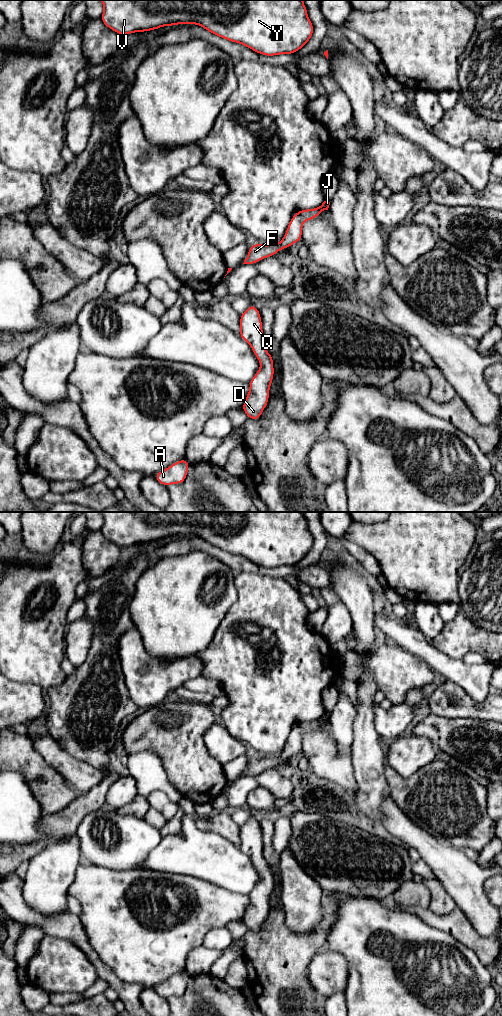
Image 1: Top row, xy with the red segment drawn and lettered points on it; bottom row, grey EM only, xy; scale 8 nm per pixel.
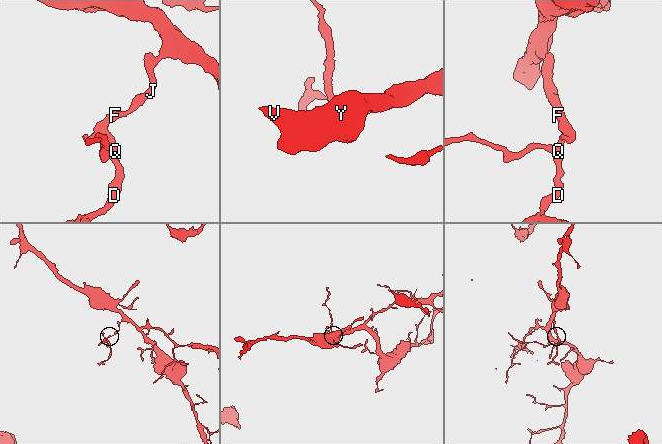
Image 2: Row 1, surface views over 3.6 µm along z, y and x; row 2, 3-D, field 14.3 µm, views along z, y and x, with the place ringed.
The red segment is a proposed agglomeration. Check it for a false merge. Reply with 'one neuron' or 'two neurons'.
one neuron

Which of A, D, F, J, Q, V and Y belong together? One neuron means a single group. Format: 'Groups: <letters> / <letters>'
Groups: A D F J Q V Y

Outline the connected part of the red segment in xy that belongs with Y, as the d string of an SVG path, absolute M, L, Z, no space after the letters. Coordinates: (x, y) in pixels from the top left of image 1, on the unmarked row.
M100 512L104 518L101 532L119 547L156 542L163 538L197 536L214 547L240 555L265 567L294 566L305 558L313 547L303 512Z

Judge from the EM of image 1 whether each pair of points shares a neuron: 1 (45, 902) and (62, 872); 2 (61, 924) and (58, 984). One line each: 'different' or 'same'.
1: same
2: different

